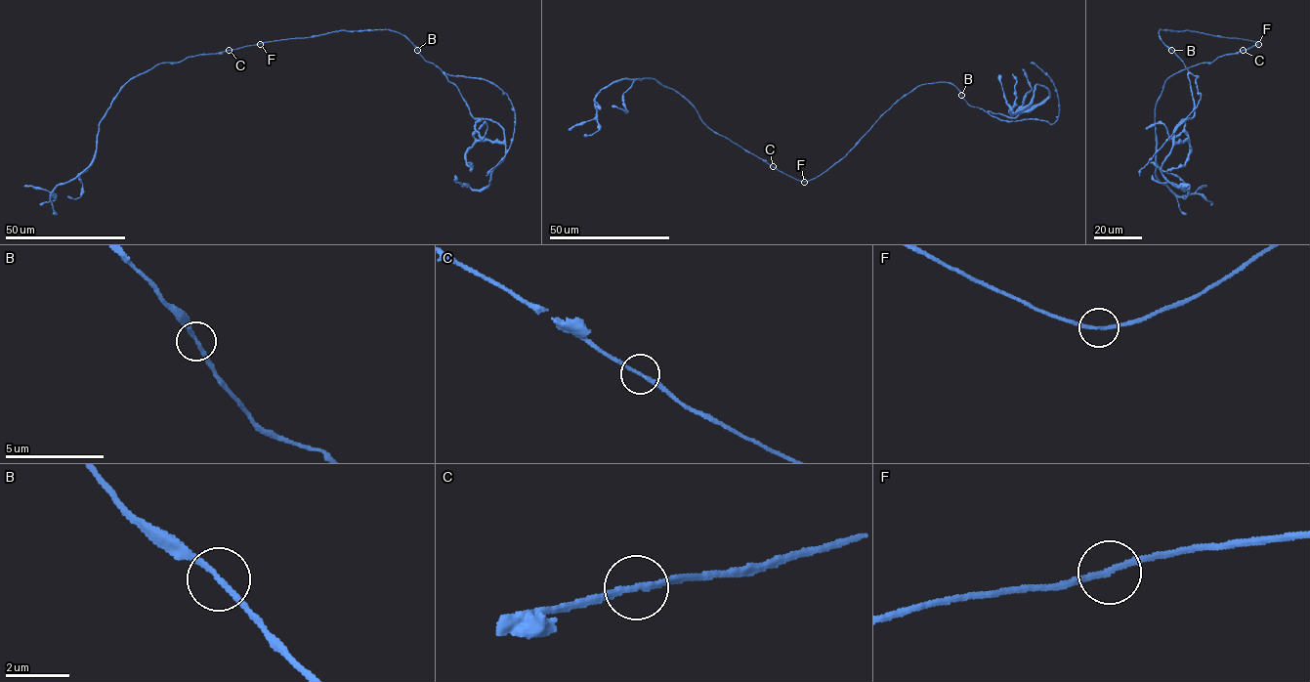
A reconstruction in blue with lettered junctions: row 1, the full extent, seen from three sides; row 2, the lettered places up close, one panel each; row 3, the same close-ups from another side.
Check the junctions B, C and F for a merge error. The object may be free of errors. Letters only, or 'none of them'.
none of them

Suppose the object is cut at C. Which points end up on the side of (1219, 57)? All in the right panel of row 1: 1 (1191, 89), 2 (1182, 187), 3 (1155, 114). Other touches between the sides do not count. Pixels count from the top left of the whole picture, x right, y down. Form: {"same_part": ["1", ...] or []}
{"same_part": ["3"]}

